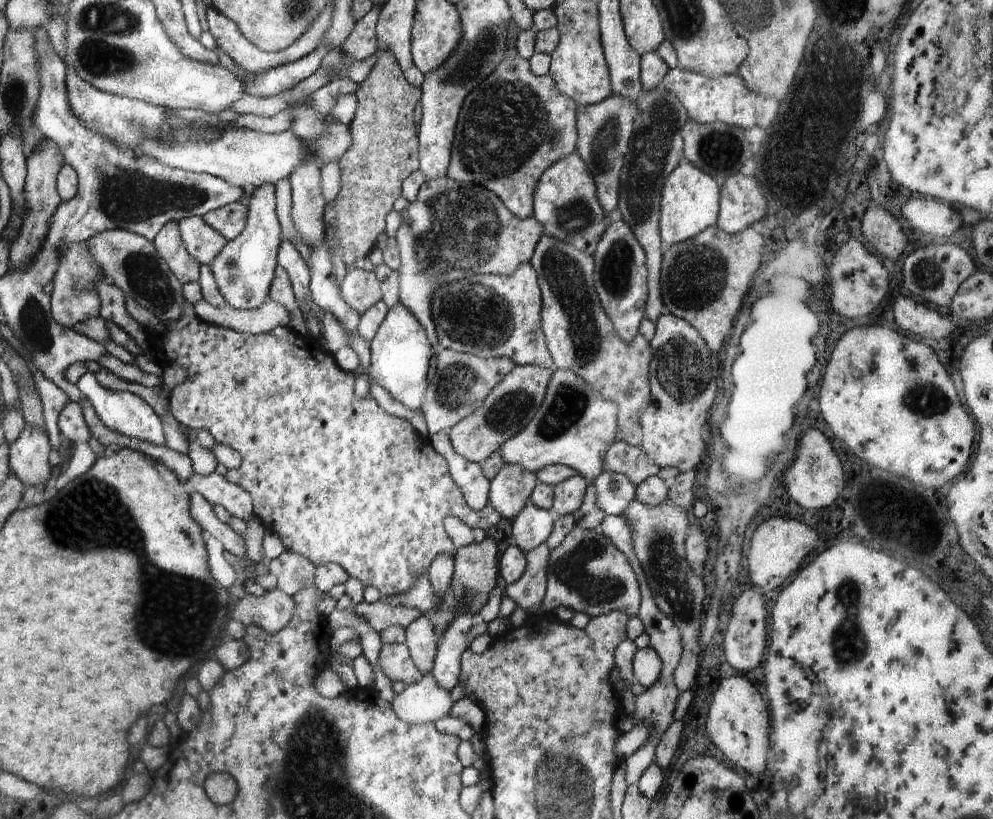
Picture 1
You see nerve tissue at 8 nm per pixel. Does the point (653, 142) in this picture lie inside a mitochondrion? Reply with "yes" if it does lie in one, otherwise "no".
yes

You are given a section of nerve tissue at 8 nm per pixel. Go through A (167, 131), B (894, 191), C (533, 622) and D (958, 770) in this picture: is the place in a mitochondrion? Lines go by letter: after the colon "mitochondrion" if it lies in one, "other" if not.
A: mitochondrion
B: other
C: other
D: other

